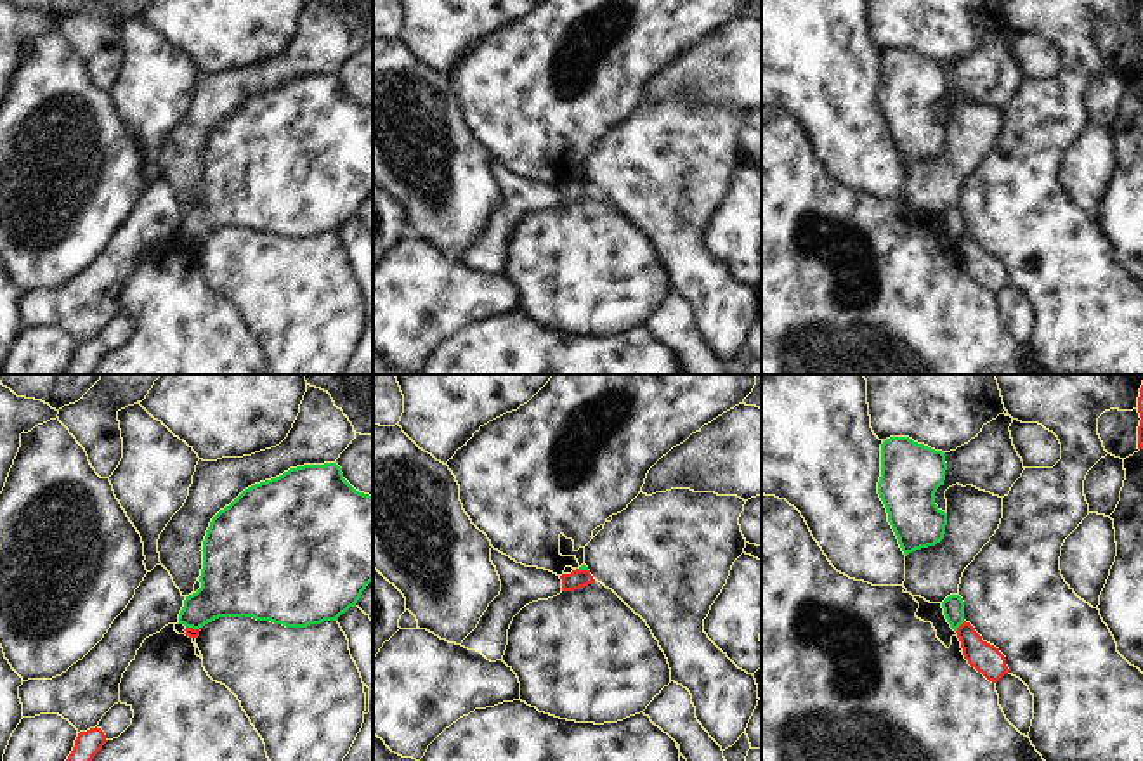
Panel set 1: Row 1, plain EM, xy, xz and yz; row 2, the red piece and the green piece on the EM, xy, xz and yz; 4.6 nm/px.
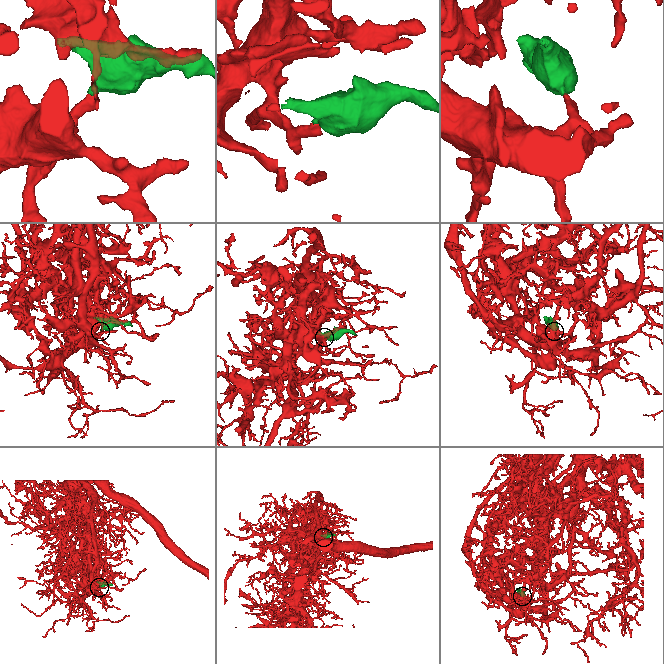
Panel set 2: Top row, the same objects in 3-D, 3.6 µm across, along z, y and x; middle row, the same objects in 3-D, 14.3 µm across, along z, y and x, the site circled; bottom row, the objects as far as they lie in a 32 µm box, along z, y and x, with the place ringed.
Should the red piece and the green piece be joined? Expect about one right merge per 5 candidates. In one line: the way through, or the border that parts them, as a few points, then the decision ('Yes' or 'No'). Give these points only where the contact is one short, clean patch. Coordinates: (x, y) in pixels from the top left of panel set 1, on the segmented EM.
Boundary: yz (965, 621), (956, 631). No.

